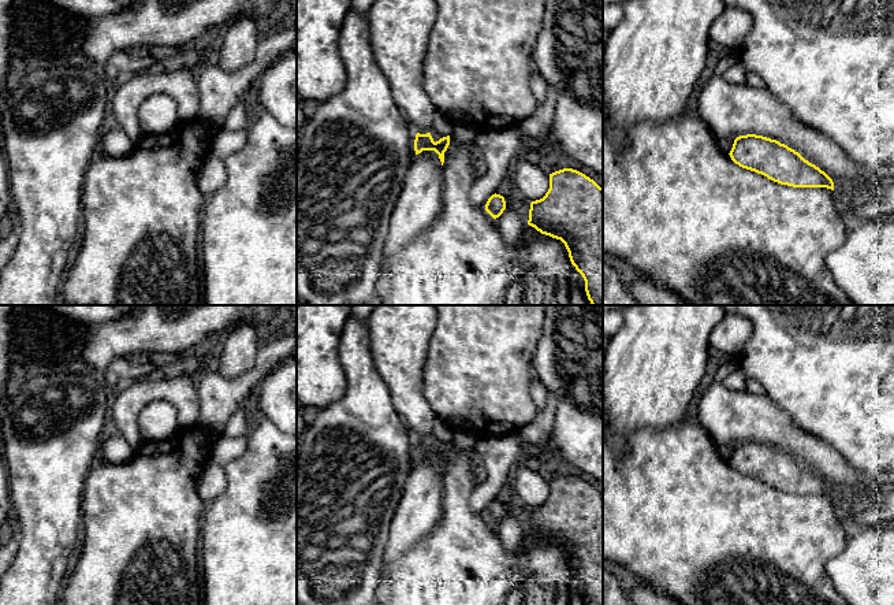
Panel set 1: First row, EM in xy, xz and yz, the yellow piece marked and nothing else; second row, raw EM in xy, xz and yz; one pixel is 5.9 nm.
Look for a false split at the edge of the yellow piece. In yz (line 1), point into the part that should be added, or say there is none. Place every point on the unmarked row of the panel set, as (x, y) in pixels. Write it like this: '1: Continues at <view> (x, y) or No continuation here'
1: No continuation here

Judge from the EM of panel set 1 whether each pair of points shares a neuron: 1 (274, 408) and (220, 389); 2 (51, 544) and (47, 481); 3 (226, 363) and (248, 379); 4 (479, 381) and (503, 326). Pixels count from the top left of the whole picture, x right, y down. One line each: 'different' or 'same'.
1: different
2: same
3: different
4: same

